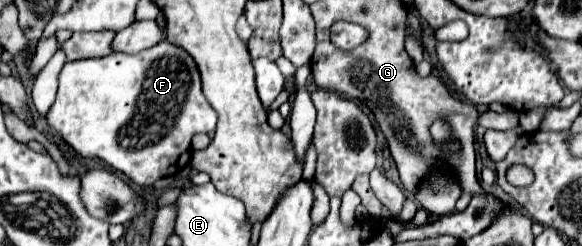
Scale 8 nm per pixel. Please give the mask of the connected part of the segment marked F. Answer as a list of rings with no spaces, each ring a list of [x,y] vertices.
[[[163,40],[147,50],[141,50],[137,54],[123,54],[123,52],[113,52],[109,56],[103,58],[89,58],[89,60],[73,60],[73,62],[65,62],[61,74],[59,74],[59,90],[57,90],[57,100],[51,106],[49,114],[47,114],[47,124],[51,130],[55,130],[57,134],[61,134],[61,138],[83,158],[99,158],[105,164],[109,164],[113,170],[123,172],[131,182],[135,182],[137,186],[151,186],[155,184],[159,178],[165,176],[173,176],[179,170],[183,170],[189,164],[189,156],[191,156],[191,138],[199,132],[209,134],[215,130],[215,122],[217,122],[217,112],[213,110],[213,106],[207,102],[207,98],[201,92],[201,76],[199,76],[199,68],[195,64],[195,60],[179,46],[173,46],[171,42]]]

